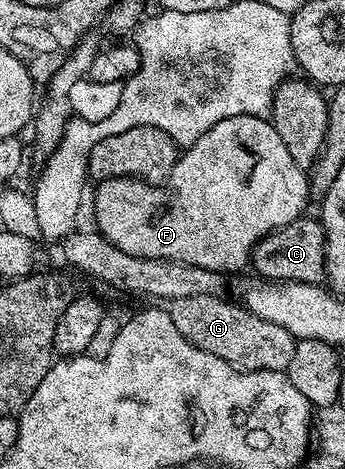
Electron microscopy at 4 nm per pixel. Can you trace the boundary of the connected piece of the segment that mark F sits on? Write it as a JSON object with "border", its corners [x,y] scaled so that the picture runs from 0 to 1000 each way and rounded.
{"border":[[[681,245],[670,254],[646,254],[612,271],[568,301],[565,307],[545,311],[516,333],[507,356],[496,373],[464,394],[429,394],[420,386],[403,386],[394,377],[325,377],[290,388],[278,397],[281,414],[270,420],[270,463],[281,469],[275,480],[278,495],[322,516],[351,535],[368,535],[368,544],[391,544],[414,552],[484,552],[487,557],[516,557],[542,561],[565,569],[609,574],[643,586],[667,586],[684,574],[699,574],[725,563],[733,546],[733,529],[762,512],[777,497],[791,497],[803,488],[817,488],[832,475],[858,471],[864,463],[887,452],[884,435],[899,435],[896,380],[887,362],[870,360],[843,339],[843,328],[832,324],[832,313],[820,307],[820,296],[809,296],[809,279],[771,252],[730,249],[728,245]]]}

